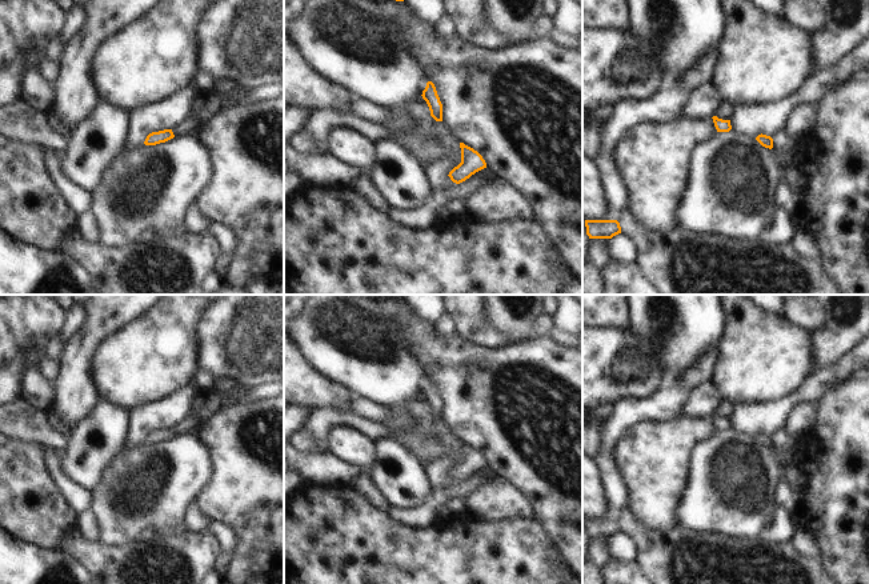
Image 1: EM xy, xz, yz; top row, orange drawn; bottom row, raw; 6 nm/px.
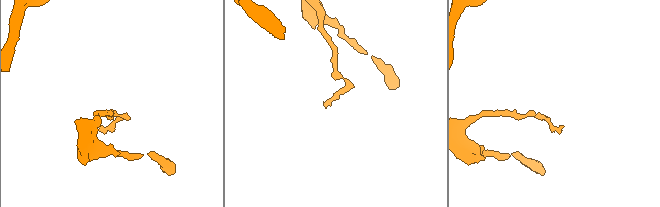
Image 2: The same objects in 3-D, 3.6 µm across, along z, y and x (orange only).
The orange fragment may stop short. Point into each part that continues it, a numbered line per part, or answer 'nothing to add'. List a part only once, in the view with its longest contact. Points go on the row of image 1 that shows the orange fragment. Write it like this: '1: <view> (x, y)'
nothing to add

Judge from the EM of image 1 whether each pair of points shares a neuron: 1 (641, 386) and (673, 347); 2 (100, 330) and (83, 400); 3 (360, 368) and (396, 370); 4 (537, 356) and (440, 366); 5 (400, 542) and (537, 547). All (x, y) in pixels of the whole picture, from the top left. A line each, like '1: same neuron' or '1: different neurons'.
1: different neurons
2: same neuron
3: same neuron
4: same neuron
5: same neuron

